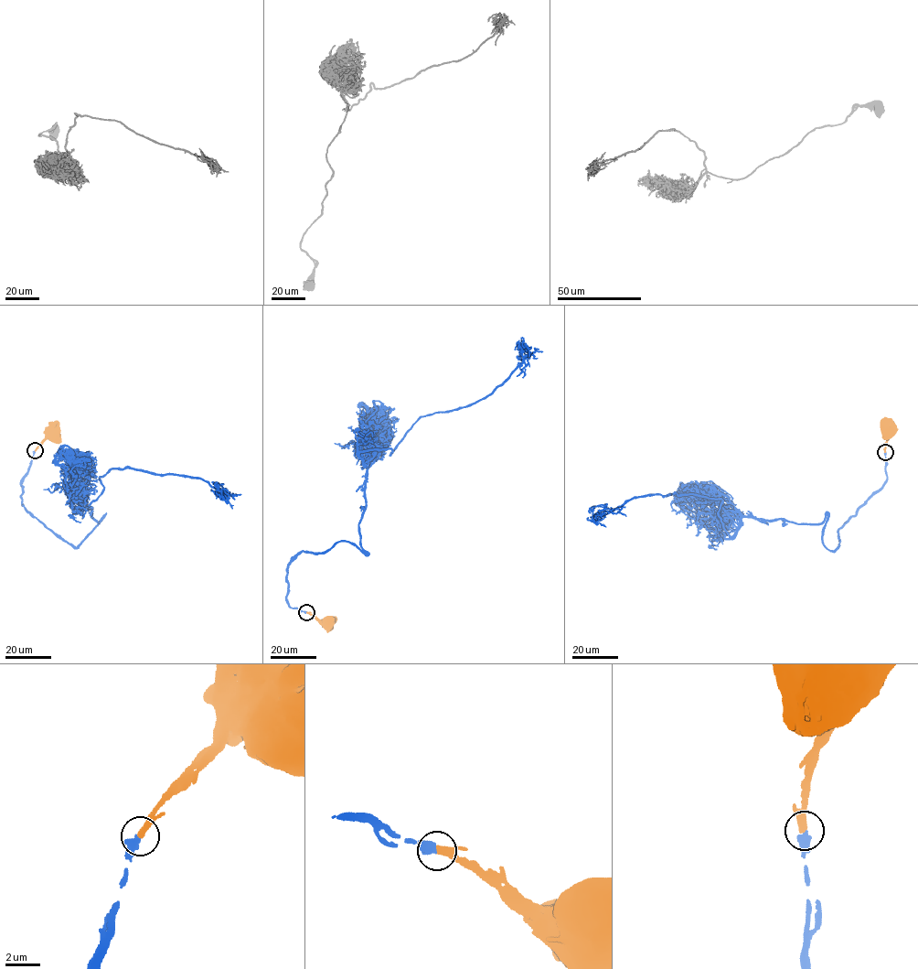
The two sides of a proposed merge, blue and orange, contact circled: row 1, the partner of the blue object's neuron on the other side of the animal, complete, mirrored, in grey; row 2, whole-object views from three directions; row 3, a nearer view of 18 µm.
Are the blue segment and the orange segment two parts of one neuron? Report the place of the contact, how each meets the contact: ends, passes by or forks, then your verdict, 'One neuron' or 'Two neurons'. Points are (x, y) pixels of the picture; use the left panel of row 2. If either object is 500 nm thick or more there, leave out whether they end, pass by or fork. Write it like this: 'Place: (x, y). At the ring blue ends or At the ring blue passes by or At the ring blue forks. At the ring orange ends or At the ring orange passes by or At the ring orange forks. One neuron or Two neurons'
Place: (35, 450). At the ring blue ends. At the ring orange ends. One neuron

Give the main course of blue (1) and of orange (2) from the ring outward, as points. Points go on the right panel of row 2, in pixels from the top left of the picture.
1: (885, 452), (833, 550), (826, 517), (743, 517), (731, 536), (722, 500), (688, 493), (600, 510), (605, 527)
2: (885, 452), (890, 432)

